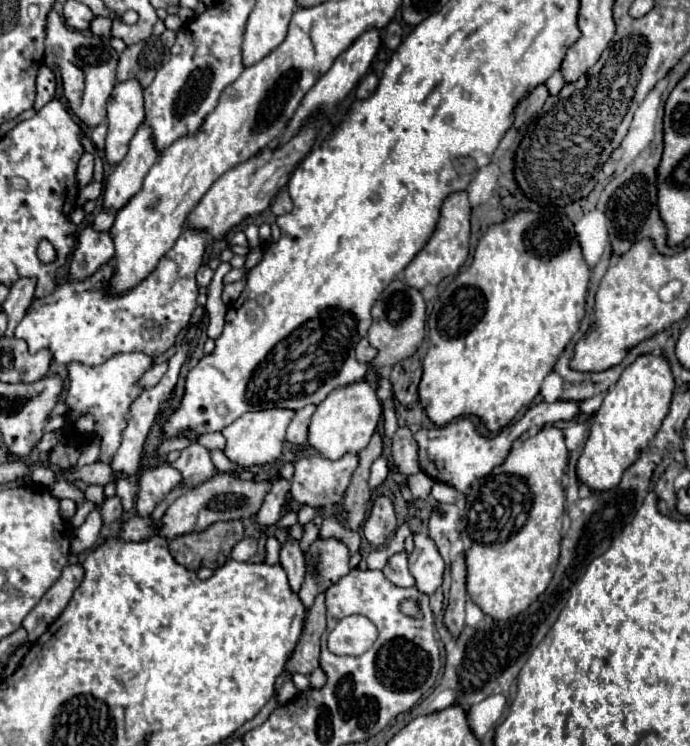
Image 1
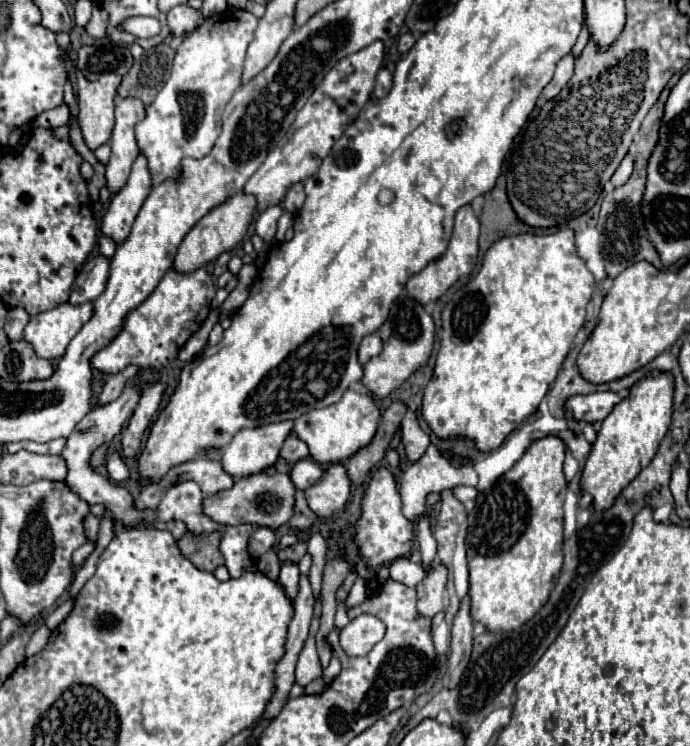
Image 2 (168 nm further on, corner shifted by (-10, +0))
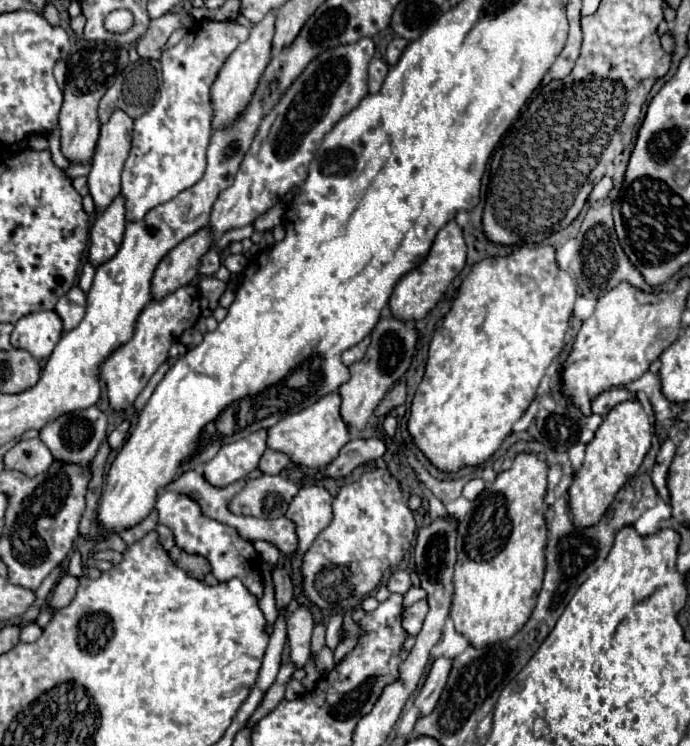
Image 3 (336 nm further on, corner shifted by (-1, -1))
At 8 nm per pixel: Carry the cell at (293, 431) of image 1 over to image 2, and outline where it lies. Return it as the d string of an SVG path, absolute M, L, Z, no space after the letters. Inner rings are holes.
M290 435L290 437L284 441L284 447L280 449L280 457L282 457L286 463L292 465L292 463L308 457L308 447L306 447L304 441L300 441L300 439L296 439L296 437Z

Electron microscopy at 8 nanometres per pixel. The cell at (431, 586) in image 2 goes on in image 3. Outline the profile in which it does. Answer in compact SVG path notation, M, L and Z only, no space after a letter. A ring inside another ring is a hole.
M419 600L403 612L403 628L407 630L407 634L419 634L419 628L423 626L427 608L429 608L427 600Z

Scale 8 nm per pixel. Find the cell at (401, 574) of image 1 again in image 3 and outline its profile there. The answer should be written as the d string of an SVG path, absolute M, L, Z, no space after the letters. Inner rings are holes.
M397 570L391 574L389 582L387 582L387 588L391 592L397 592L397 594L405 594L409 588L411 588L411 578L405 570Z

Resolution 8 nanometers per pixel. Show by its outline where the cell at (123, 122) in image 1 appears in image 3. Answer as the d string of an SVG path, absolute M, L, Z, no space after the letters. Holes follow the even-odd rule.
M115 110L111 118L101 125L101 136L99 136L95 156L91 162L91 172L89 172L89 192L99 212L103 212L111 204L111 200L121 192L123 160L127 158L127 148L131 148L131 124L133 120L123 110Z

